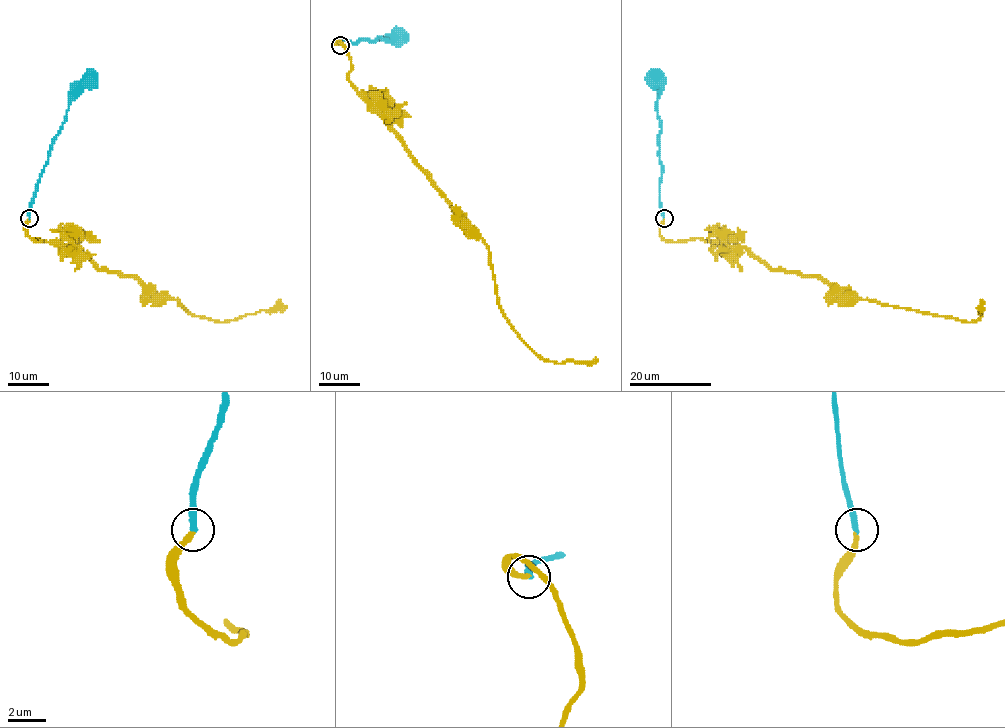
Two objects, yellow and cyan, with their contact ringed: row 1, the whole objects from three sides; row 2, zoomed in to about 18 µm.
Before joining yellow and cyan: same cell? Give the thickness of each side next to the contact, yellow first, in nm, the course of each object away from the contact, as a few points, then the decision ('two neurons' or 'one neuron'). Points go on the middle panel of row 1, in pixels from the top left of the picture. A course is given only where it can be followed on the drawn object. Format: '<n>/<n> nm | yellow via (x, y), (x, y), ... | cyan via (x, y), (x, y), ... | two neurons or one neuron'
280/320 nm | yellow via (340, 45), (349, 57), (348, 81), (489, 250), (499, 308), (514, 331), (546, 360), (598, 359) | cyan via (340, 45), (345, 40), (354, 43), (358, 40), (373, 42), (378, 38), (397, 40), (400, 37) | one neuron

